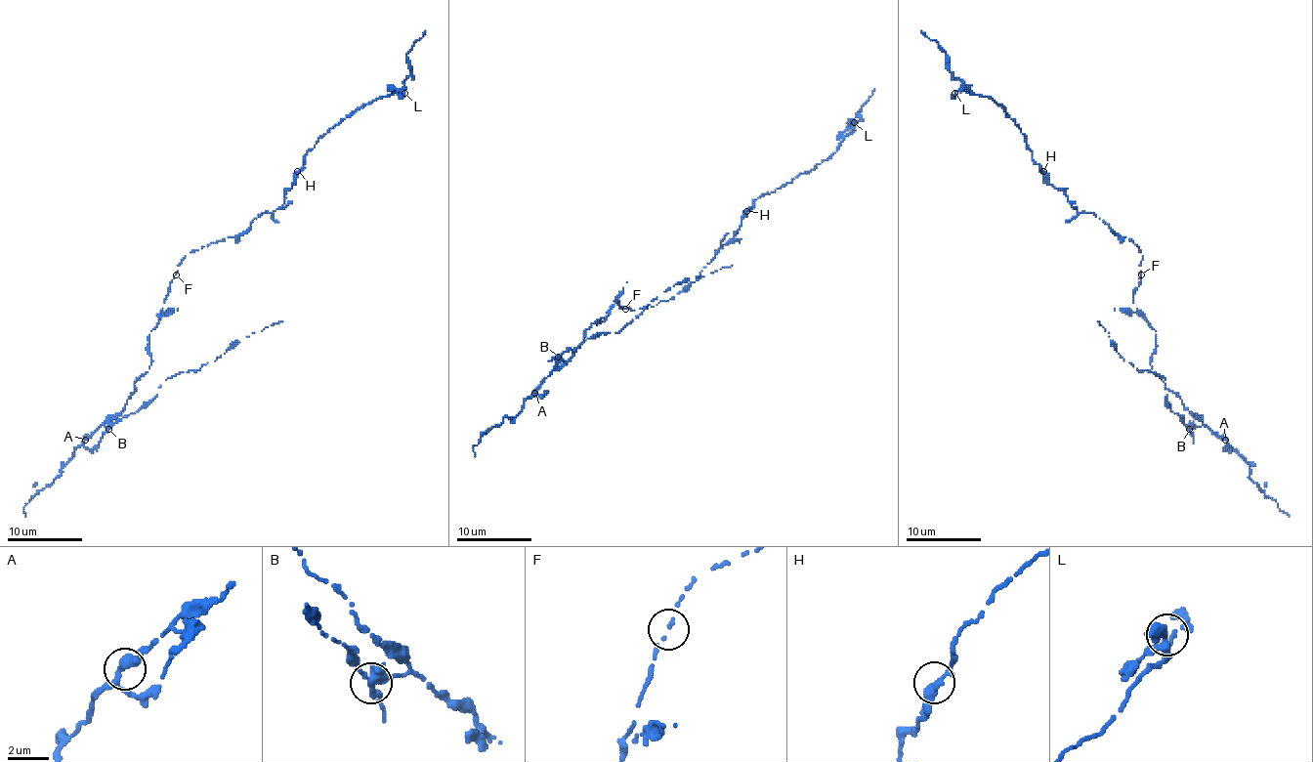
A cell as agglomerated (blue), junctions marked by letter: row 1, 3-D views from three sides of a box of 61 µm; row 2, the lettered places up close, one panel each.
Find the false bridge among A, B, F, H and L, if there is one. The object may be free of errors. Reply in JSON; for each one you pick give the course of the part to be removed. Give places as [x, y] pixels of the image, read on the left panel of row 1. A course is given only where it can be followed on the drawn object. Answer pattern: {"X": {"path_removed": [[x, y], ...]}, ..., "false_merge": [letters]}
{"B": {"path_removed": [[107, 428], [144, 407], [168, 378], [198, 370], [252, 332], [282, 321]]}, "false_merge": ["B"]}

